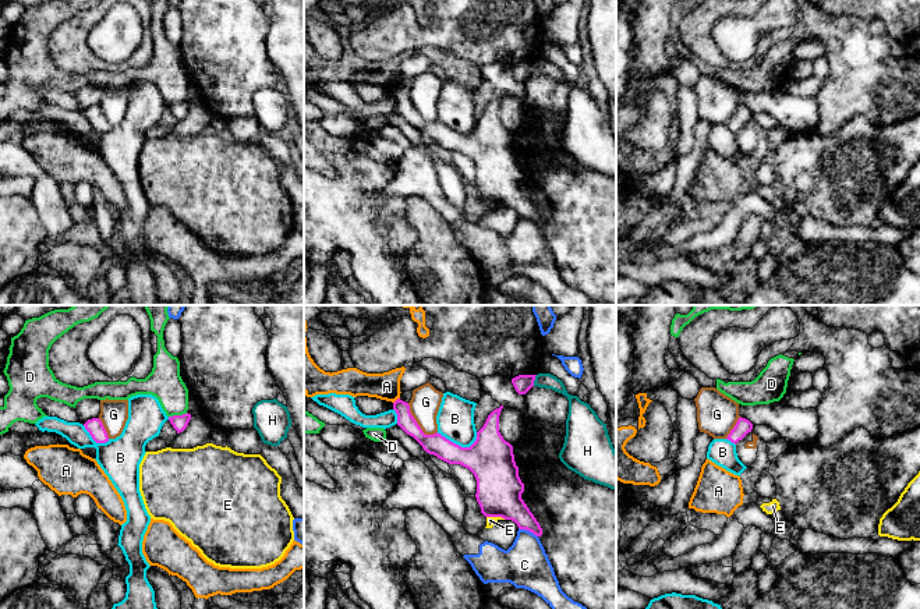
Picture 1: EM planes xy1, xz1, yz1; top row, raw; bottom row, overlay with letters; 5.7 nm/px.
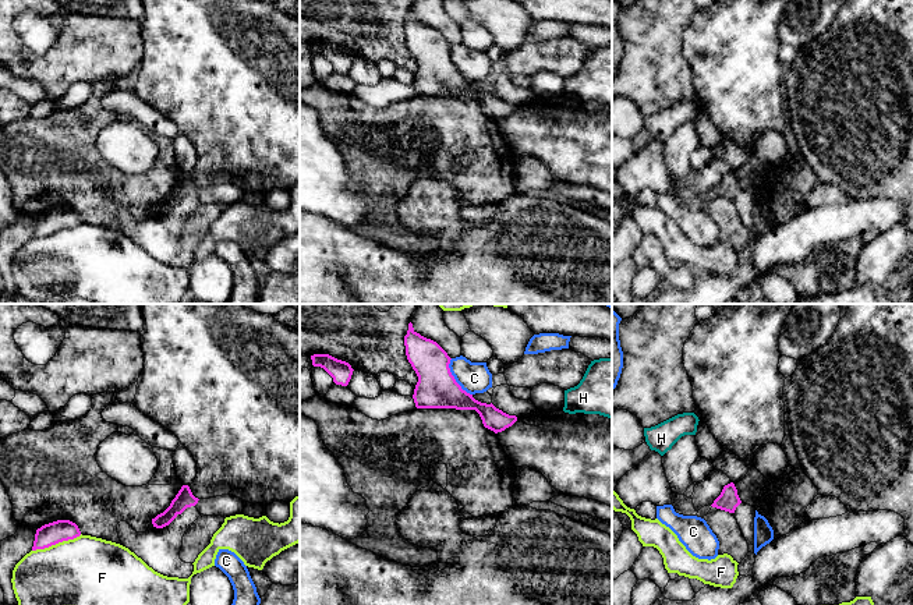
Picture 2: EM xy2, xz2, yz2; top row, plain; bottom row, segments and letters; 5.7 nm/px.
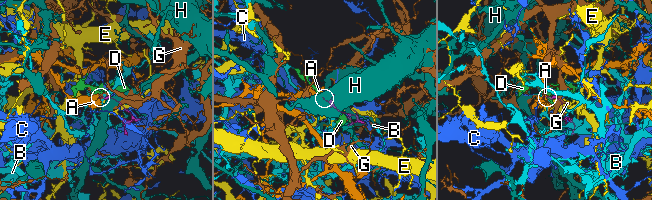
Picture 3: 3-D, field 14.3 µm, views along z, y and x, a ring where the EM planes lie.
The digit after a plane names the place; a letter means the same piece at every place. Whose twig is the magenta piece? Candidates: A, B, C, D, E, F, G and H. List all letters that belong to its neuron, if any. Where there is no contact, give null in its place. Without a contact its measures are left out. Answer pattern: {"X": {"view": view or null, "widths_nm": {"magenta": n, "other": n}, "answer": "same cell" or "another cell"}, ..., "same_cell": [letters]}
{"A": {"view": "xz1", "widths_nm": {"magenta": 100, "other": 160}, "answer": "another cell"}, "B": {"view": "xz1", "widths_nm": {"magenta": 260, "other": 220}, "answer": "another cell"}, "C": {"view": "xz2", "widths_nm": {"magenta": 240, "other": 180}, "answer": "another cell"}, "D": {"view": "xy1", "widths_nm": {"magenta": 90, "other": 190}, "answer": "another cell"}, "E": {"view": "xz1", "widths_nm": {"magenta": 260, "other": 50}, "answer": "another cell"}, "F": {"view": "xy2", "widths_nm": {"magenta": 130, "other": 420}, "answer": "another cell"}, "G": {"view": "xz1", "widths_nm": {"magenta": 120, "other": 170}, "answer": "another cell"}, "H": {"view": "xz1", "widths_nm": {"magenta": 100, "other": 90}, "answer": "another cell"}, "same_cell": []}

